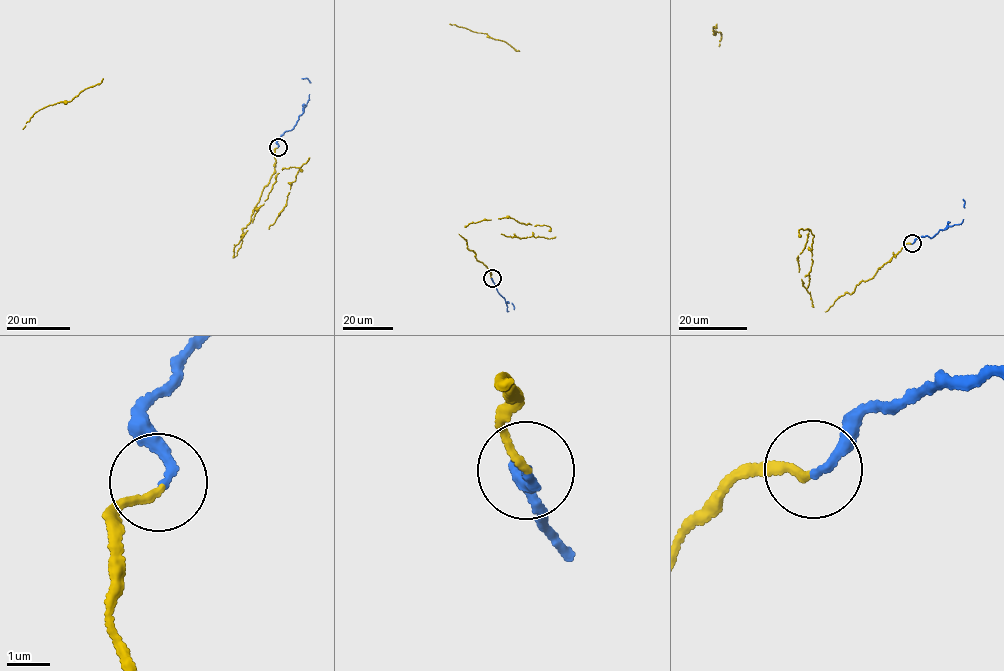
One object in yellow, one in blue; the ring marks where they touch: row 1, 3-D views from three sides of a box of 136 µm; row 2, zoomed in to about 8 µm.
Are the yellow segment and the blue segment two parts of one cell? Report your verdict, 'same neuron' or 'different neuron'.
same neuron

